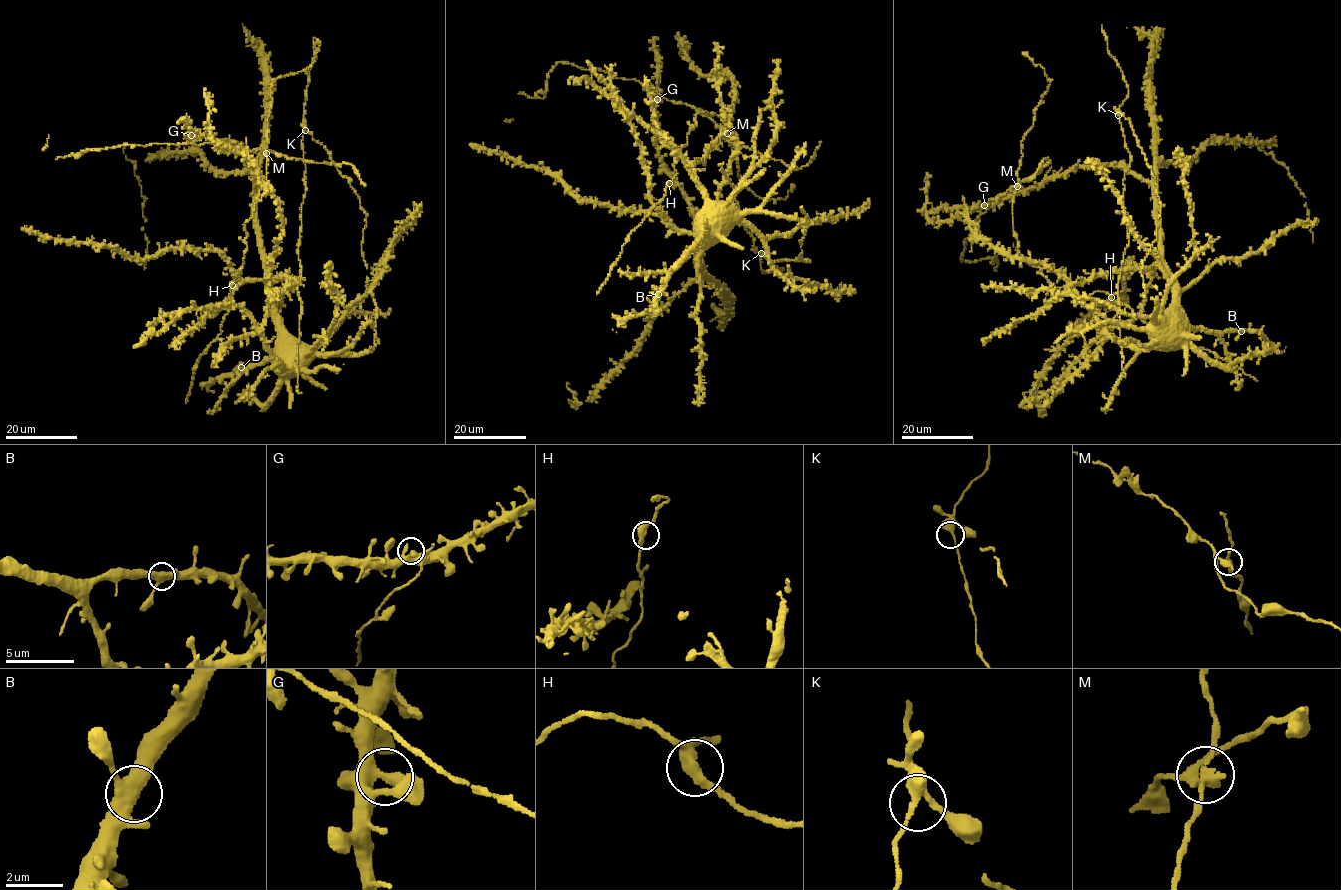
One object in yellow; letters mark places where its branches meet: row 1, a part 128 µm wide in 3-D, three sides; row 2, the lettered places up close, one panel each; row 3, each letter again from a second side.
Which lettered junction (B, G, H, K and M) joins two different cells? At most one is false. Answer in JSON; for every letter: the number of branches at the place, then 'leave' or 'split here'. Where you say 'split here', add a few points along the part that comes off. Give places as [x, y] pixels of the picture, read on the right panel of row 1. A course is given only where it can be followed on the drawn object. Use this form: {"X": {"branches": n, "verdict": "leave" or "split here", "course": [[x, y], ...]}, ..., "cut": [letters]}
{"B": {"branches": 3, "verdict": "leave"}, "G": {"branches": 3, "verdict": "leave"}, "H": {"branches": 3, "verdict": "leave"}, "K": {"branches": 3, "verdict": "leave"}, "M": {"branches": 3, "verdict": "split here"}, "cut": ["M"]}

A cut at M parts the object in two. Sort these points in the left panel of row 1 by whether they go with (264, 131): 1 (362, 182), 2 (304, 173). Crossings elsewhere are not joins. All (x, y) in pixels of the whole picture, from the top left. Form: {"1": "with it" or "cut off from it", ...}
{"1": "cut off from it", "2": "with it"}

